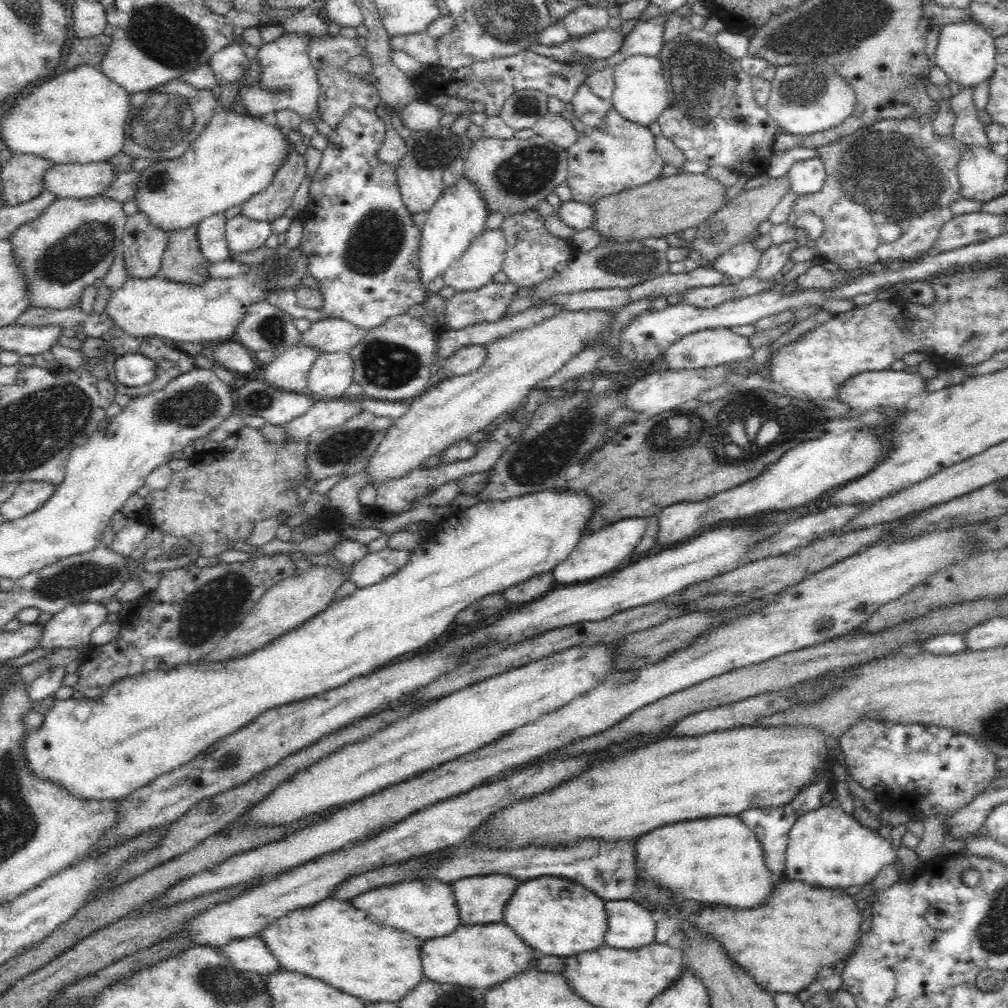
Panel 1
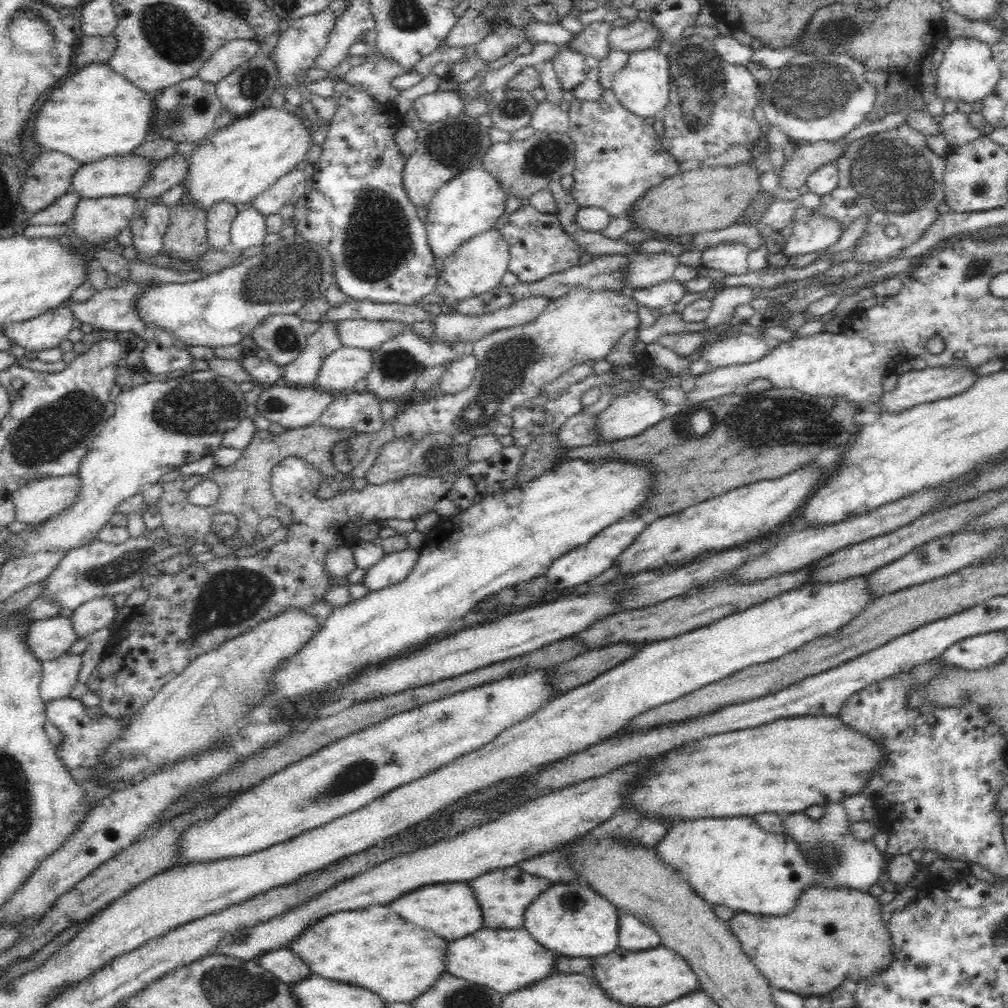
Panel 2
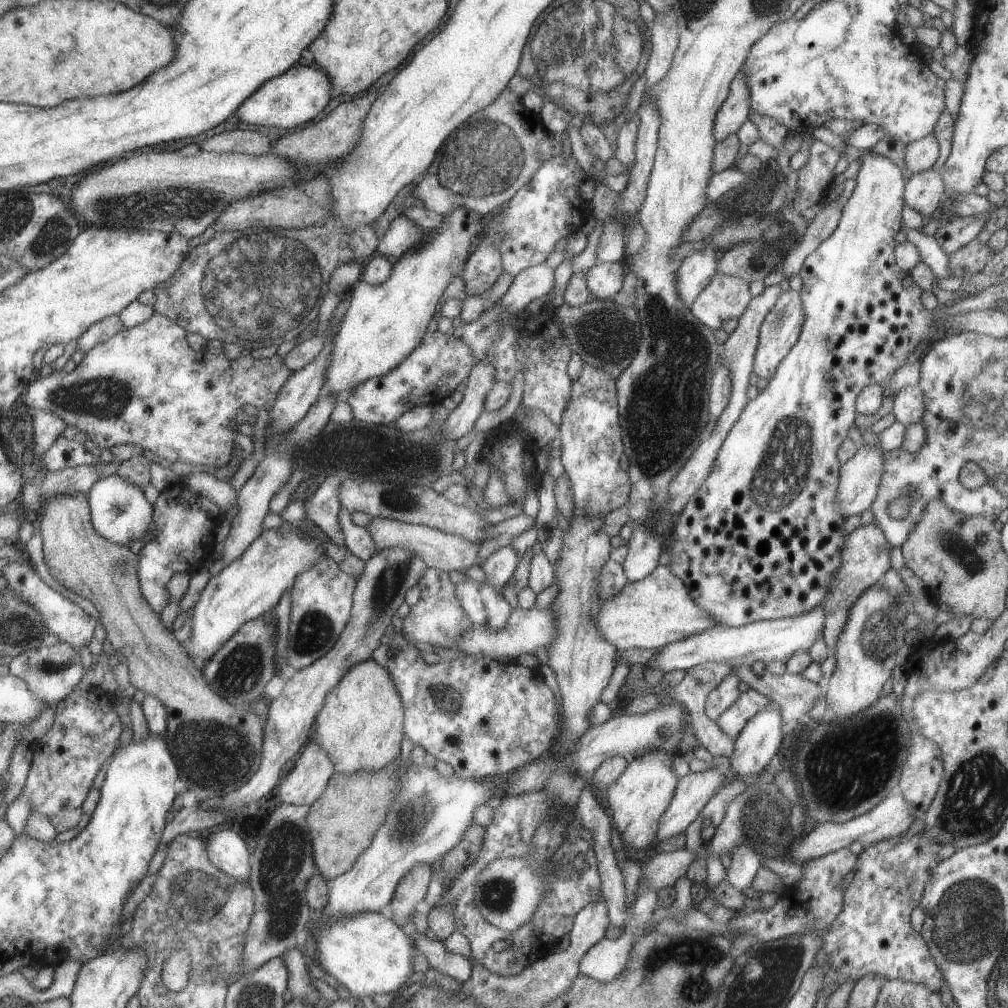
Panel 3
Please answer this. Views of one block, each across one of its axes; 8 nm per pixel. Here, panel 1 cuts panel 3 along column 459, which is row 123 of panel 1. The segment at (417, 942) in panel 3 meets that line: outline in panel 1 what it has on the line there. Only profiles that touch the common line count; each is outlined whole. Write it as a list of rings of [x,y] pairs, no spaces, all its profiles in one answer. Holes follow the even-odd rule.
[[[964,86],[956,96],[951,96],[950,103],[956,113],[956,123],[953,127],[953,138],[957,142],[970,147],[990,149],[993,145],[985,133],[985,125],[978,119],[978,108],[974,101],[977,86]]]

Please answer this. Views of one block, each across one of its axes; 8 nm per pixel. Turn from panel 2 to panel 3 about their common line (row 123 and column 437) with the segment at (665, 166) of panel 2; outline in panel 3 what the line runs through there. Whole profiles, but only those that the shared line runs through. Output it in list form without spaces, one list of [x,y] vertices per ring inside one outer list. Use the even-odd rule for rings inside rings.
[[[427,567],[416,586],[421,590],[421,594],[418,602],[409,608],[409,614],[403,618],[402,636],[409,643],[424,642],[437,647],[451,648],[454,640],[471,626],[471,622],[457,601],[454,585],[447,572]]]

